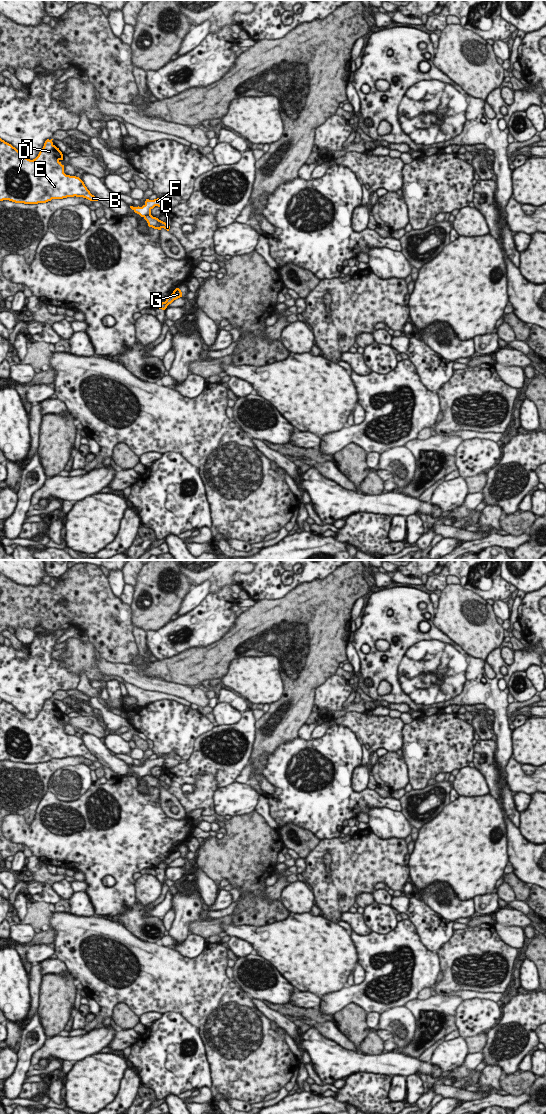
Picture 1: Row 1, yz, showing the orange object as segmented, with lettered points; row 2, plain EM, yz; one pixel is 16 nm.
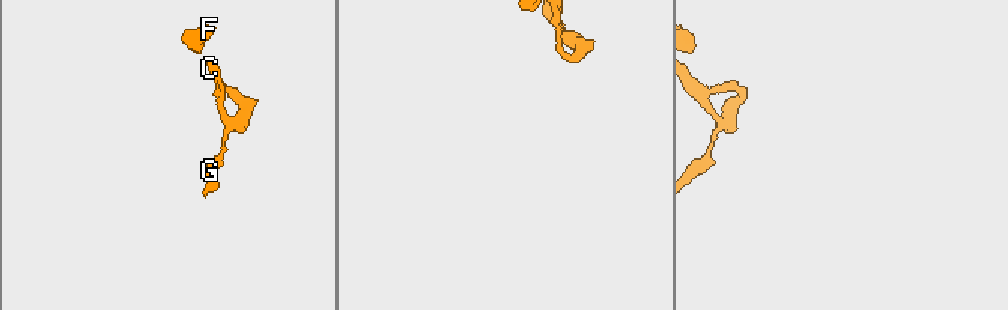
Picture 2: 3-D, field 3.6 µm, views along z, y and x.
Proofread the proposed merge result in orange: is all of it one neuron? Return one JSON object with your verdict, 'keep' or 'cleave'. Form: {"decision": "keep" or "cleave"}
{"decision": "cleave"}

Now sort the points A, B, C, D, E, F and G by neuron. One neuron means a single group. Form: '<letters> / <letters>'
A B D E F / C G

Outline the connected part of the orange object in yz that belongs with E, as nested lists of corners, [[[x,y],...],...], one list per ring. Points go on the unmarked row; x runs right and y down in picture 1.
[[[0,698],[0,761],[9,760],[15,763],[38,764],[46,763],[52,759],[74,756],[98,761],[79,737],[64,733],[64,725],[60,722],[63,720],[63,714],[53,704],[52,700],[47,699],[38,716],[30,720]]]

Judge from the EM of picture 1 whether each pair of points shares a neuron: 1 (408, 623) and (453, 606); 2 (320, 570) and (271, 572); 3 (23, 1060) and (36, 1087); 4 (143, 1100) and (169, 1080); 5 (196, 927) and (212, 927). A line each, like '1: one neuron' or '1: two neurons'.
1: two neurons
2: one neuron
3: two neurons
4: two neurons
5: one neuron

